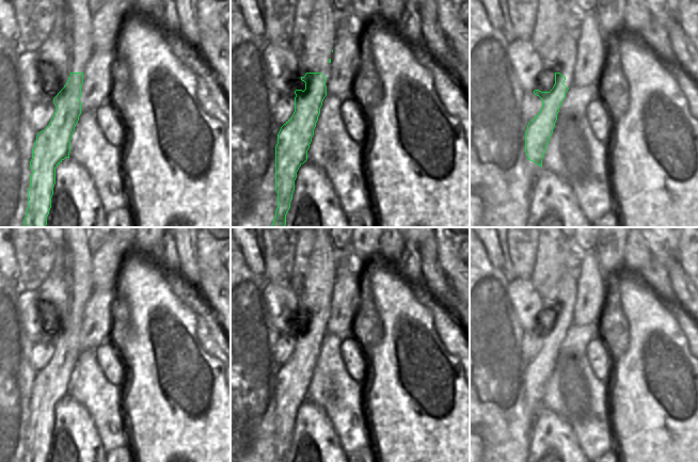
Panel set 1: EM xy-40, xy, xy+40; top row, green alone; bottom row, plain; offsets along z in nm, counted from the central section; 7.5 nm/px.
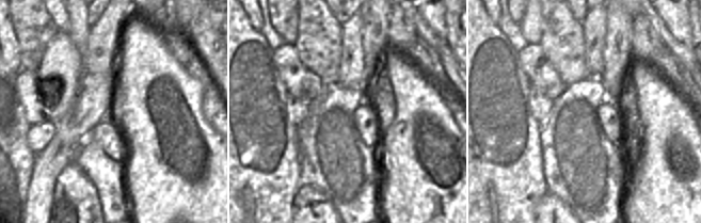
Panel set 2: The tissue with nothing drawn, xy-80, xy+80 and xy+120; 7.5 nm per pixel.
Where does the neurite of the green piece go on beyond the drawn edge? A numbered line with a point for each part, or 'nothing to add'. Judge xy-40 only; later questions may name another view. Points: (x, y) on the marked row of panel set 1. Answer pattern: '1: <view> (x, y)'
1: xy-40 (81, 46)

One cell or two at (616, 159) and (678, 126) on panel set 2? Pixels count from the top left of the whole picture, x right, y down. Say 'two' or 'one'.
two

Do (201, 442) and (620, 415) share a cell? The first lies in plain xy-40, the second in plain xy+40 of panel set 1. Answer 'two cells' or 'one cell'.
one cell

